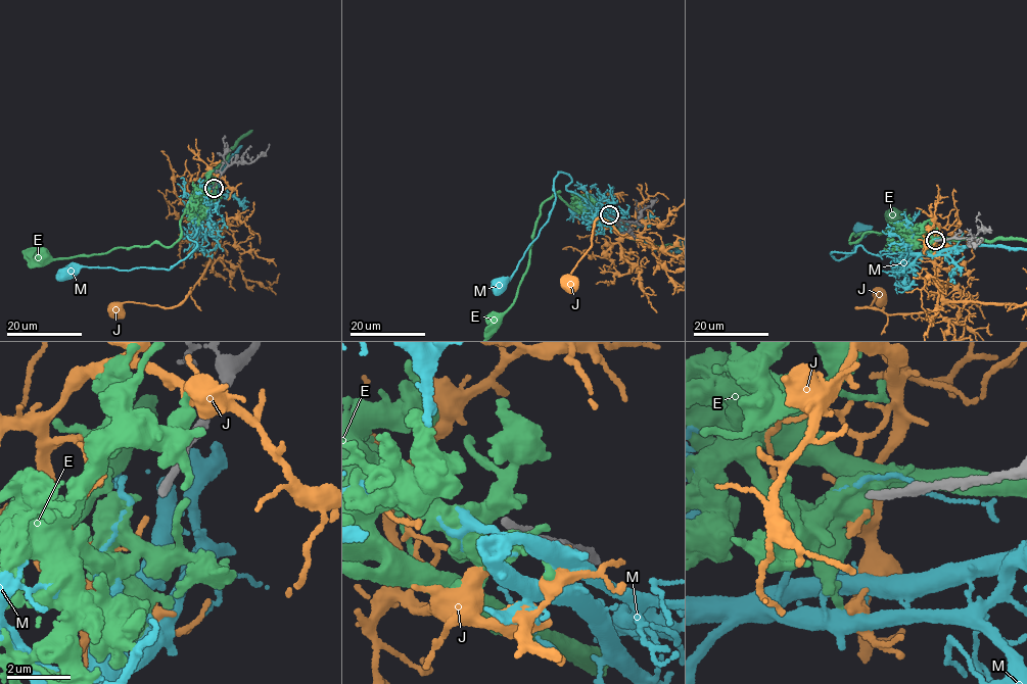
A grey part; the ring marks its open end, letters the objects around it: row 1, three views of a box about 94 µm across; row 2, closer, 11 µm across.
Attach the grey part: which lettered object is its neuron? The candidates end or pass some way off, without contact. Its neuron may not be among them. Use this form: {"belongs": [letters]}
{"belongs": []}

